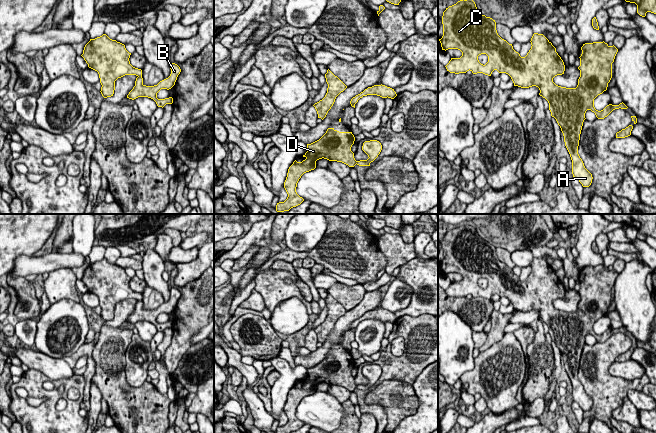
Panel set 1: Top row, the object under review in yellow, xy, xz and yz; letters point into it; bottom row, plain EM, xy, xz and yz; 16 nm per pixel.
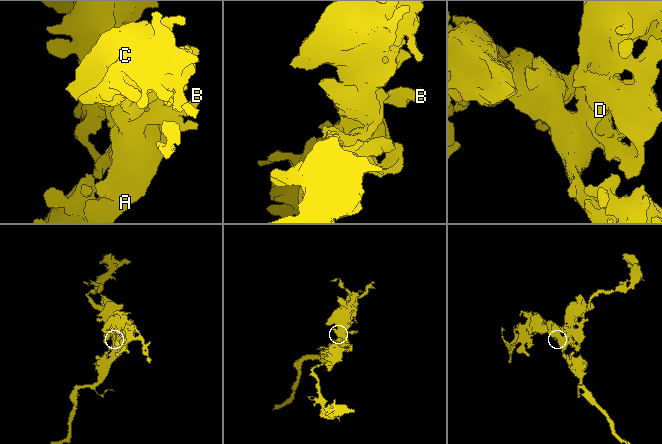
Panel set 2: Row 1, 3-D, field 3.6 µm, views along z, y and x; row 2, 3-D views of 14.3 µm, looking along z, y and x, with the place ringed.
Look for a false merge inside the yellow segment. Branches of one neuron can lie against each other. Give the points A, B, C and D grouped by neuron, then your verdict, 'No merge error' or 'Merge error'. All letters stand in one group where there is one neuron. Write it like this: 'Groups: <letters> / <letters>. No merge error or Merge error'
Groups: A B C D. No merge error

